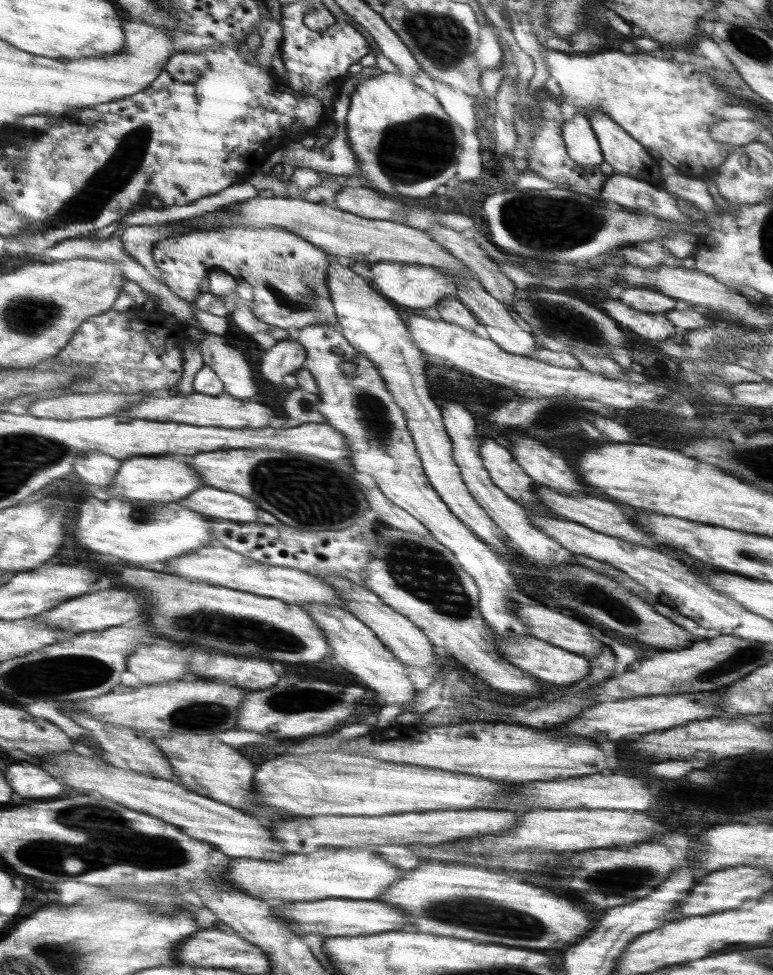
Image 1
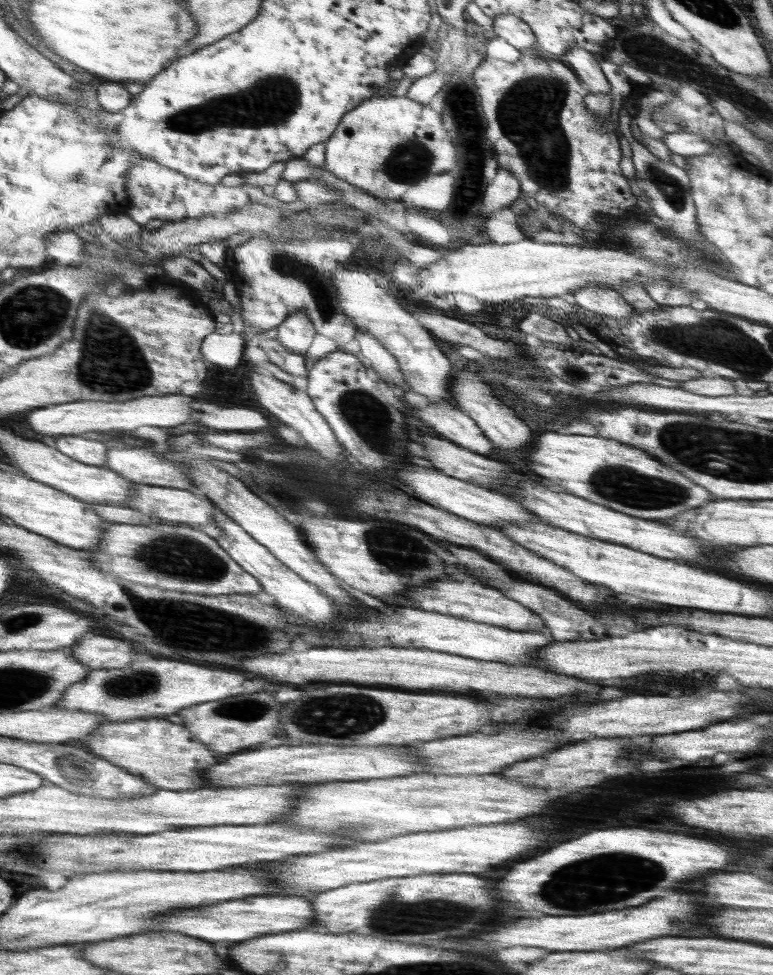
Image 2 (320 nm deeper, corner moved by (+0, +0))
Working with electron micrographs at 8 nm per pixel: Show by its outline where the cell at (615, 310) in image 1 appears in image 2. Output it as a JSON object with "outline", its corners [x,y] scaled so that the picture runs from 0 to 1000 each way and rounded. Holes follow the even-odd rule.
{"outline":[[[780,291],[748,295],[737,307],[748,315],[788,325],[811,325],[821,319],[799,298]]]}

